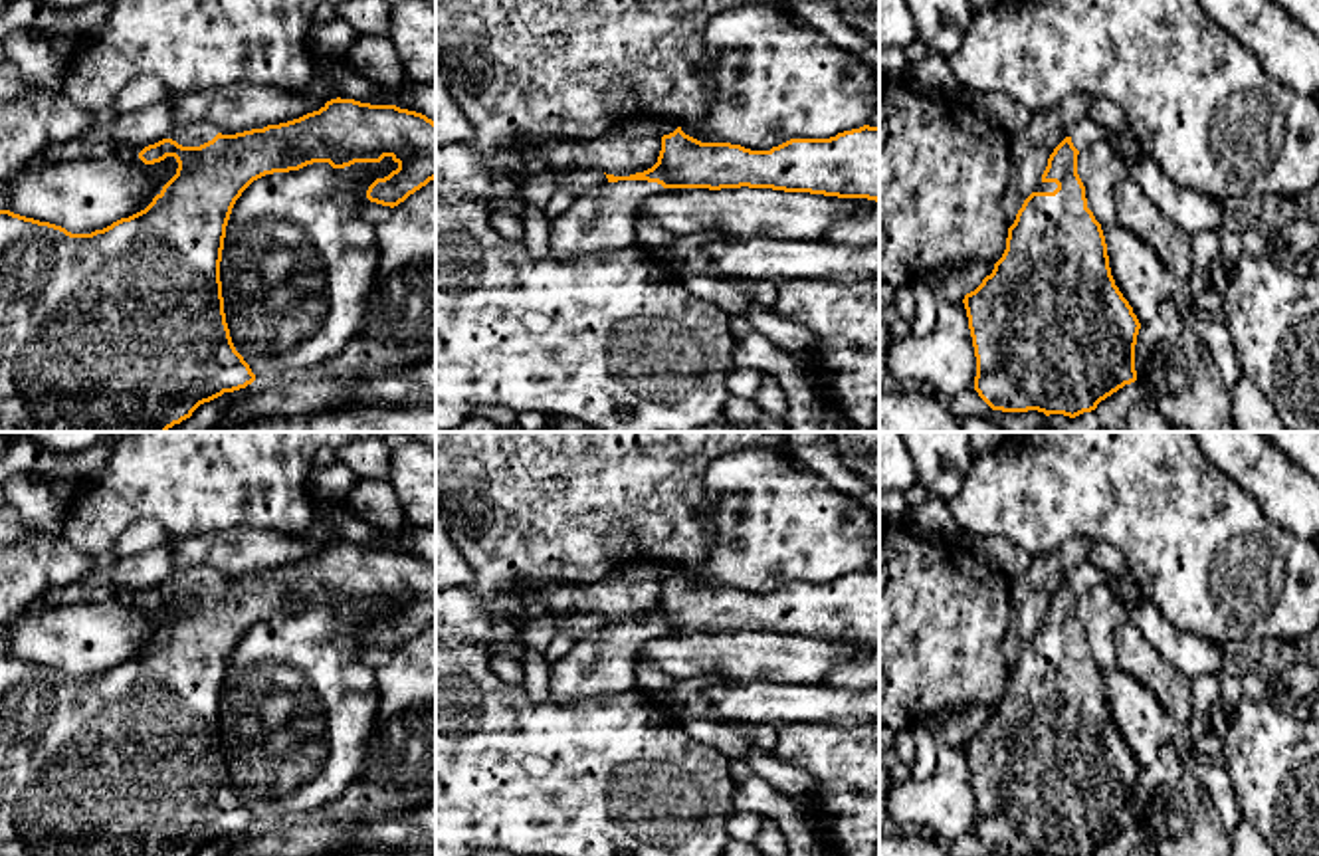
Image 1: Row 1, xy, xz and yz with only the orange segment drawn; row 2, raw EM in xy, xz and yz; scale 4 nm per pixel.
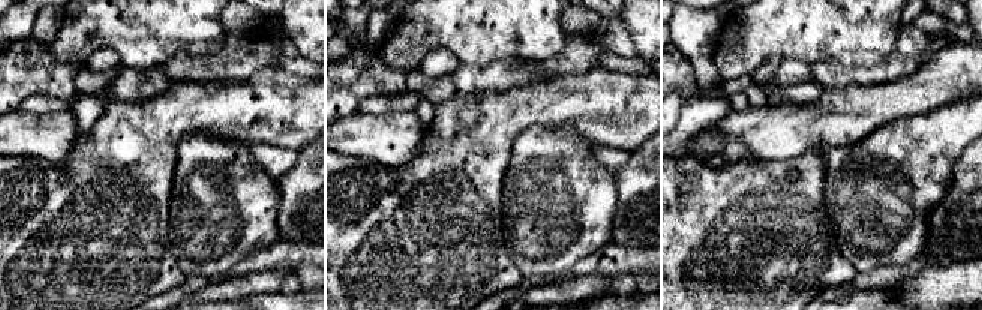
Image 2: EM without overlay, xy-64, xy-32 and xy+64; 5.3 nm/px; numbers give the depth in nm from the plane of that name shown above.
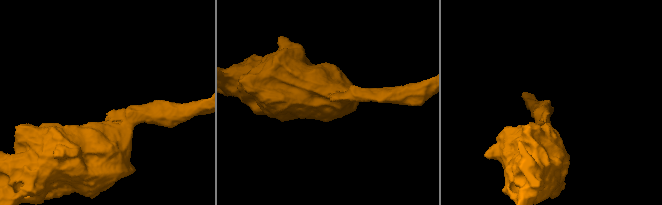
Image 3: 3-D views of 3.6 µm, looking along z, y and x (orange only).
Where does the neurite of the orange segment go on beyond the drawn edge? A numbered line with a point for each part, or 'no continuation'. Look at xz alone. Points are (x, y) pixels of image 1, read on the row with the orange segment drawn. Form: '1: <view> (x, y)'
1: xz (603, 220)

